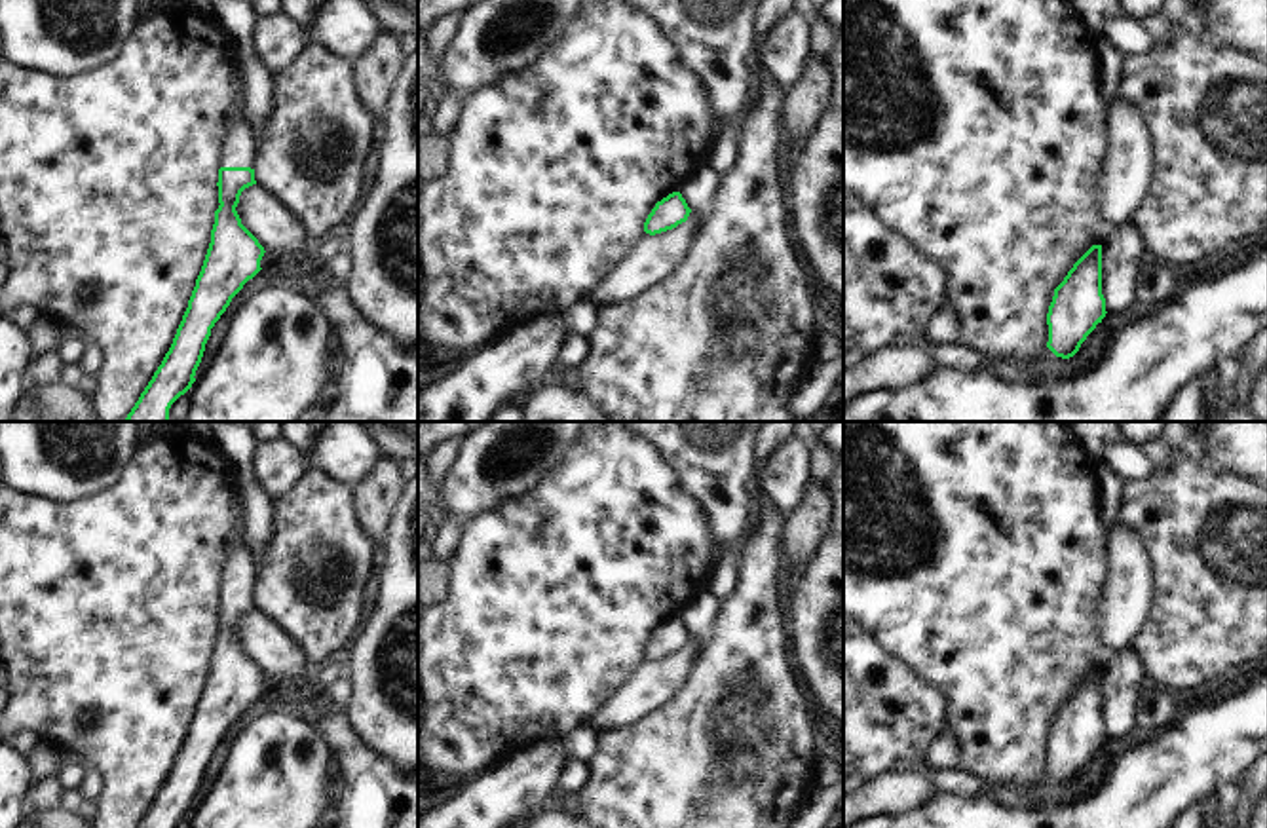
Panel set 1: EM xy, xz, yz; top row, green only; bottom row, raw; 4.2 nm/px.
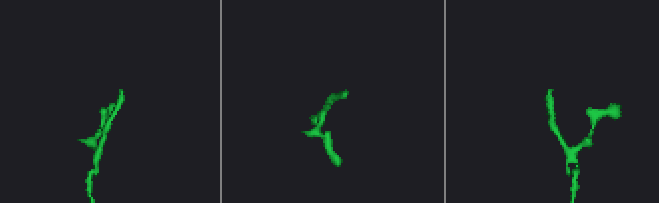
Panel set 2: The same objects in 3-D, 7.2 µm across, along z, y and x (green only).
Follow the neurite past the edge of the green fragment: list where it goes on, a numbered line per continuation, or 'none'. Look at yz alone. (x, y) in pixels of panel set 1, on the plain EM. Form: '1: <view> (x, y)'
none

